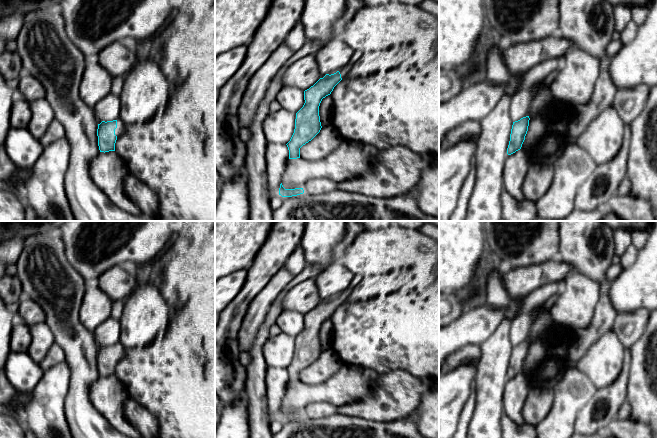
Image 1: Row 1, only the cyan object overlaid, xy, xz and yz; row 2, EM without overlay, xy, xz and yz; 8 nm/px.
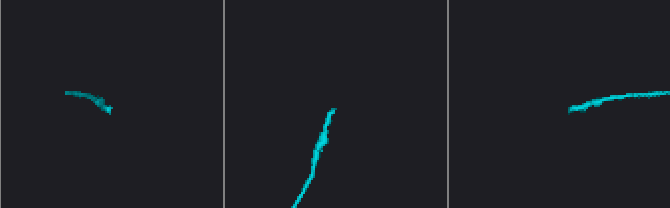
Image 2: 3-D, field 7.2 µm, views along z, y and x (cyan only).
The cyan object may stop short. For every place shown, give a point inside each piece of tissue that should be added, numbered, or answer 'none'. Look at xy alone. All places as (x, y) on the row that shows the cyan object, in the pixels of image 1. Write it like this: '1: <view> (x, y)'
1: xy (120, 129)

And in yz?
none

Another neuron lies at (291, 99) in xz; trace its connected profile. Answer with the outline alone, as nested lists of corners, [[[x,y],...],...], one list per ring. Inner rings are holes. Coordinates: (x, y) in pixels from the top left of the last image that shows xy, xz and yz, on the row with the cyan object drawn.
[[[282,87],[276,96],[282,109],[297,113],[304,105],[304,91],[295,87]]]

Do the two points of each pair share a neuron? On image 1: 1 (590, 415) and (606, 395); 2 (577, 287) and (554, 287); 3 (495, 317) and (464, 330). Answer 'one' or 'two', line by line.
1: one
2: two
3: one

